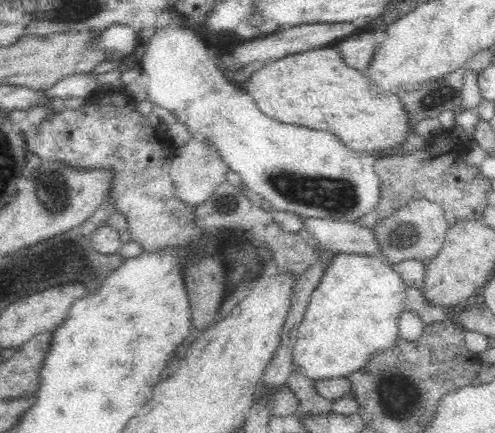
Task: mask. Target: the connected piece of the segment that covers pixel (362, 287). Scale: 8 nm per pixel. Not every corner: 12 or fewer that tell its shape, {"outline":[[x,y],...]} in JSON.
{"outline":[[336,253],[299,322],[292,366],[342,378],[397,343],[406,285]]}

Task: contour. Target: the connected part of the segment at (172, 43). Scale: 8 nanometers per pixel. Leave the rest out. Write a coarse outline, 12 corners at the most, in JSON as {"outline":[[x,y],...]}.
{"outline":[[166,10],[145,102],[273,209],[355,222],[376,154],[270,120]]}

